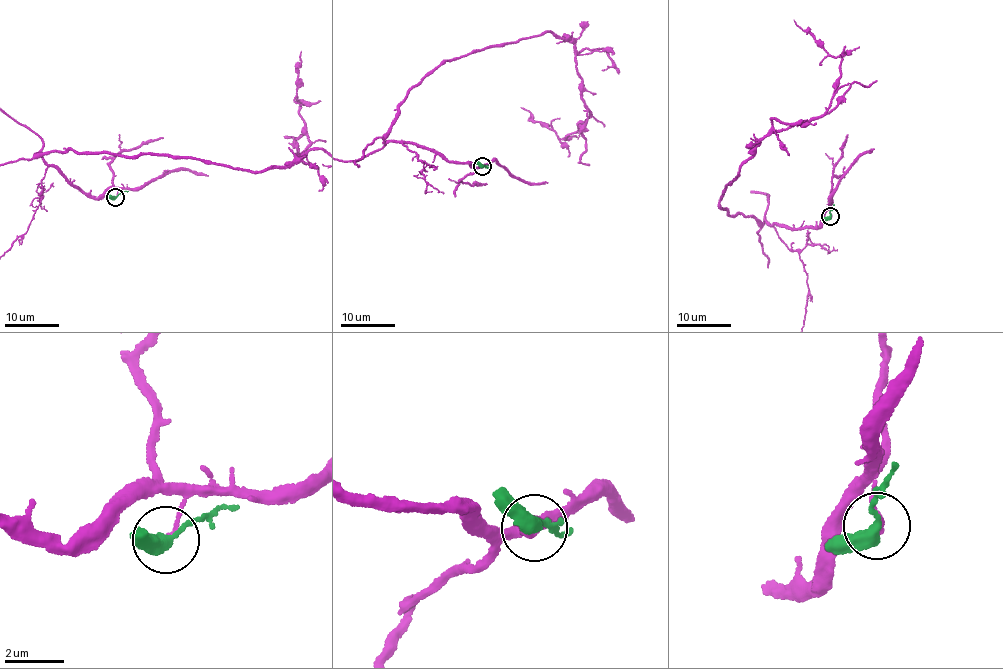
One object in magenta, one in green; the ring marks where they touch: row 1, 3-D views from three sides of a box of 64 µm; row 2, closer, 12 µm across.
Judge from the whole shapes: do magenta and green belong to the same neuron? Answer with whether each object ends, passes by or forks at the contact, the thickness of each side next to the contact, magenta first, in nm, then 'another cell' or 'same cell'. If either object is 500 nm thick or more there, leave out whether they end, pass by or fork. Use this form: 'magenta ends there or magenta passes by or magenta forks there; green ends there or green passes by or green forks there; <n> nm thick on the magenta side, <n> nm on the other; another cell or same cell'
magenta ends there; green passes by; 140 nm thick on the magenta side, 360 nm on the other; another cell

